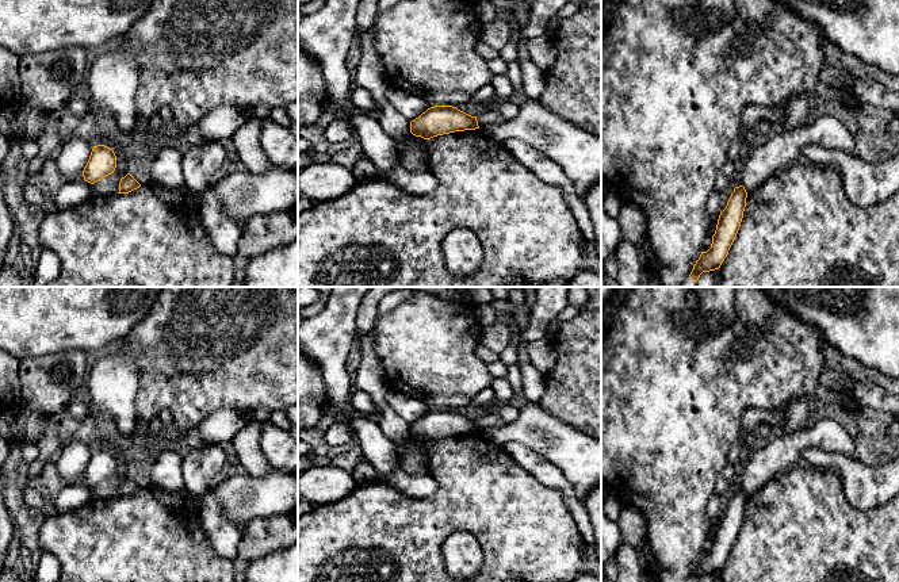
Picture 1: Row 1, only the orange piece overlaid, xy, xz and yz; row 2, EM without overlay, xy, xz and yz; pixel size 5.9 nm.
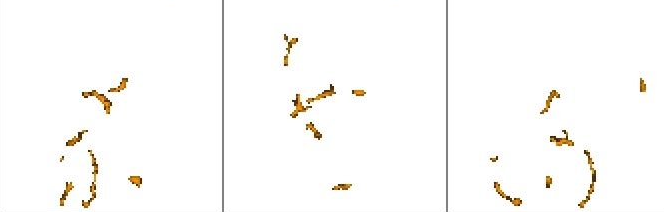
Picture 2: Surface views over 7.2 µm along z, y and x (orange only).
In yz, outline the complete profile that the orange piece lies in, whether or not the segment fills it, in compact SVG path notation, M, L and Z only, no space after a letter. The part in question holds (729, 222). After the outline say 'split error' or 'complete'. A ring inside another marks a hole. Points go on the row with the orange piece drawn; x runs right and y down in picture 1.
M743 185L735 187L726 208L720 212L711 248L701 252L690 275L680 287L696 287L703 272L719 269L737 237L746 207L747 192Z; split error

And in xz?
M435 106L410 122L410 133L424 139L455 131L479 129L477 116L452 106Z; complete

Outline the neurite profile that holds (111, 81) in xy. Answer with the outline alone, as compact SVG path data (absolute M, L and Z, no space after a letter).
M126 34L107 46L88 66L84 88L108 131L134 131L138 126L135 95L139 84L138 50Z

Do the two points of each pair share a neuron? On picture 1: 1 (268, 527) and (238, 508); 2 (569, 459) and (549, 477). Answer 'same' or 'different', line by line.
1: different
2: different

